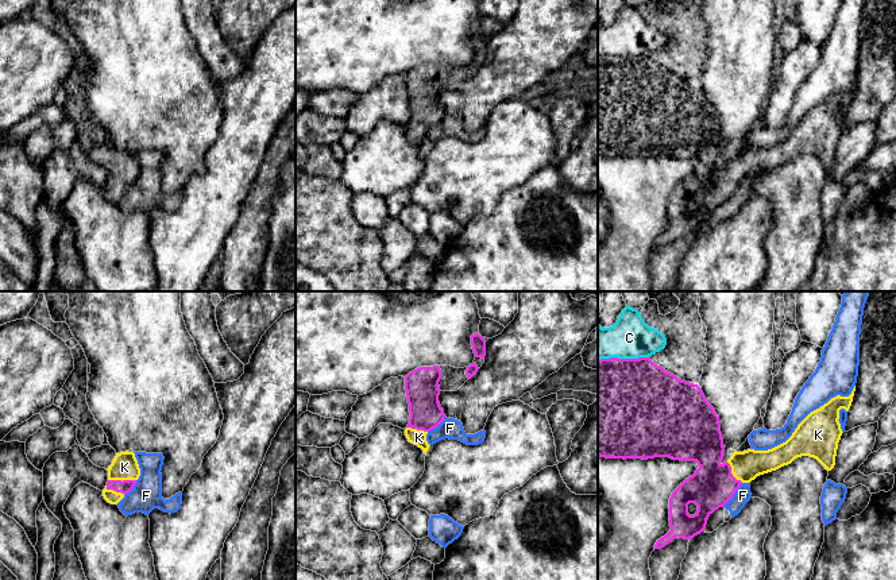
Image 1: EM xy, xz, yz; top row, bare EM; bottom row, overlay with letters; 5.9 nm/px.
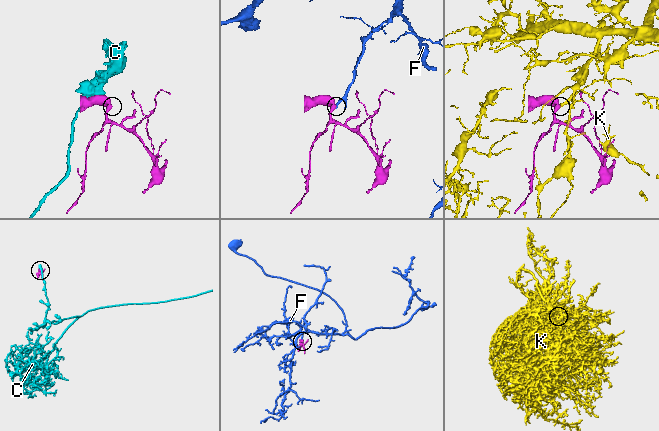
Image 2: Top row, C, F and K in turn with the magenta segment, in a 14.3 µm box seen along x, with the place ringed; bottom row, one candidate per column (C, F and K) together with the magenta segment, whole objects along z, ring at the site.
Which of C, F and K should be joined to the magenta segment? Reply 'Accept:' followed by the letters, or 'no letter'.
Accept: K

